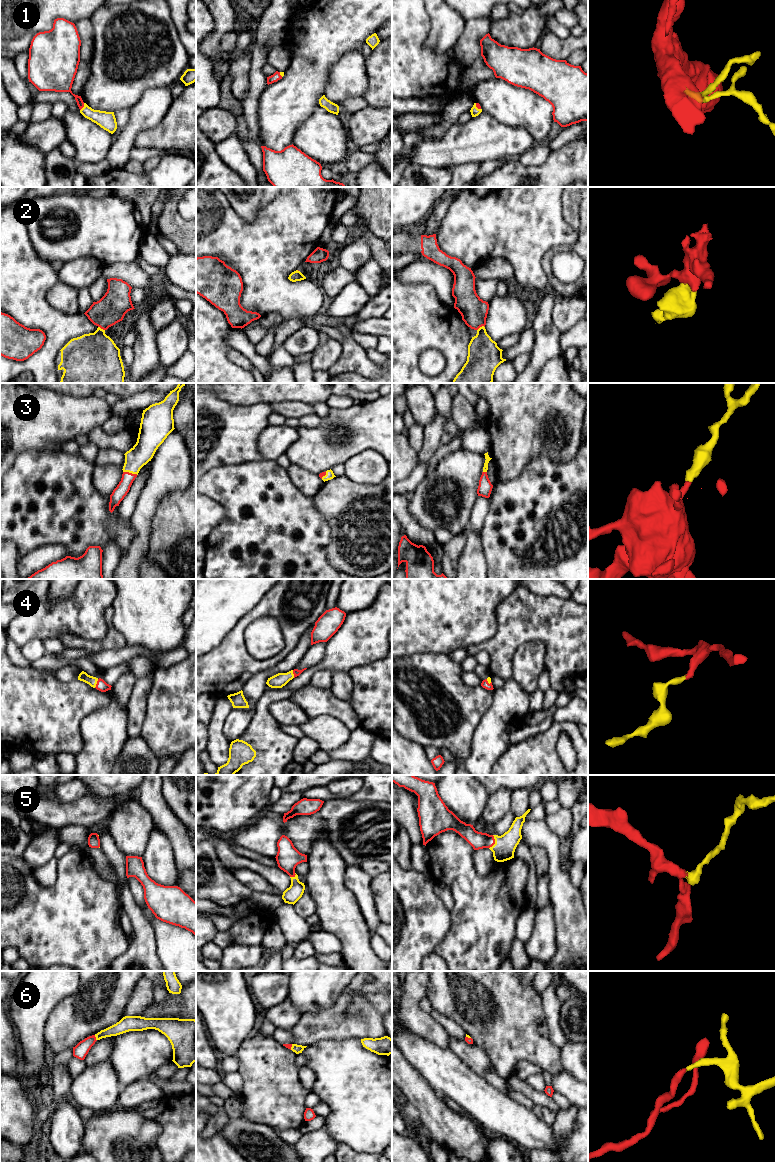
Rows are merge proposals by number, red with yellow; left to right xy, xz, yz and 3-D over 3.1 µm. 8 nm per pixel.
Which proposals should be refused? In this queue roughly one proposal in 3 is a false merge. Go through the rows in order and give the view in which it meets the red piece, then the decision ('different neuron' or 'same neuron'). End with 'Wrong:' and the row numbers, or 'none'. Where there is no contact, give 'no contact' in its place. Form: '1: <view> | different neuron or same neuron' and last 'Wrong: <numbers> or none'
1: xy | same neuron
2: yz | same neuron
3: xy | same neuron
4: xy | same neuron
5: yz | same neuron
6: xy | same neuron
Wrong: none

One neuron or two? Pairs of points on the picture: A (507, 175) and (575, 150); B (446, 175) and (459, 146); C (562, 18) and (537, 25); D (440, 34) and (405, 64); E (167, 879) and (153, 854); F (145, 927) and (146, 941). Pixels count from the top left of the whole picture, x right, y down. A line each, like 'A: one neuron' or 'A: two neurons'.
A: one neuron
B: two neurons
C: two neurons
D: two neurons
E: one neuron
F: one neuron

